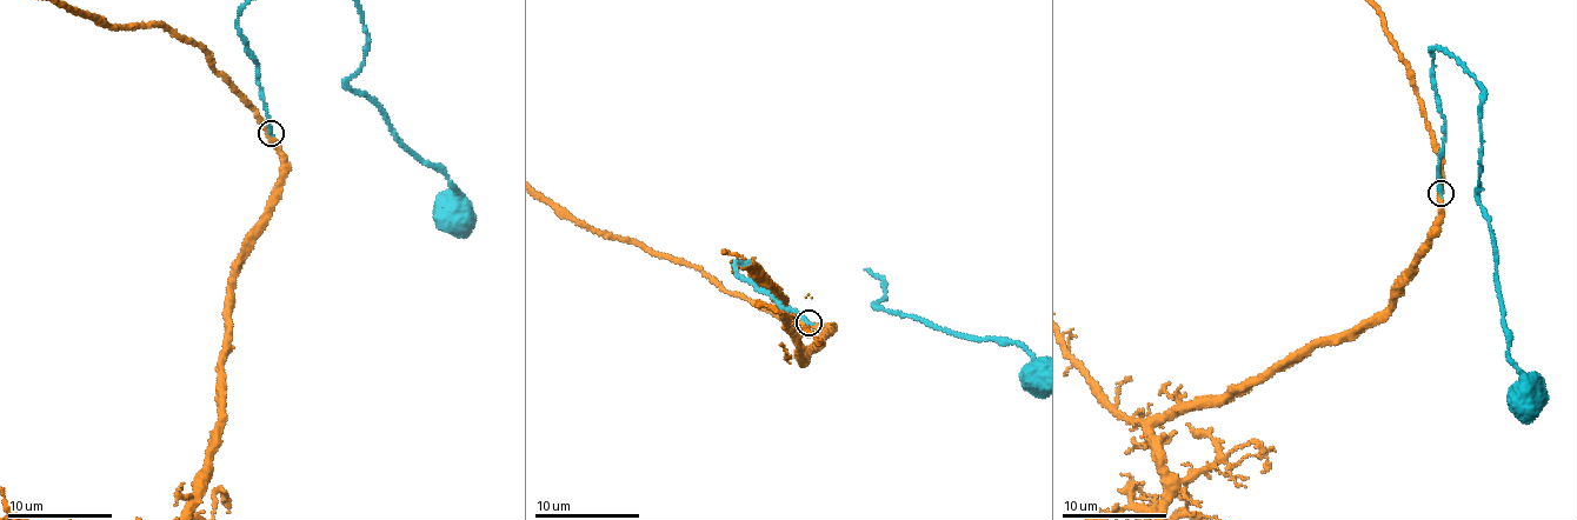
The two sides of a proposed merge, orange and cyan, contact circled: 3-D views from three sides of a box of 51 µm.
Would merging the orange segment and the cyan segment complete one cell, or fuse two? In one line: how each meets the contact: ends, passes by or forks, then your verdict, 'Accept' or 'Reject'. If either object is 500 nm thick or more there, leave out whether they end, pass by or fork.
At the ring orange passes by. At the ring cyan ends. Accept

